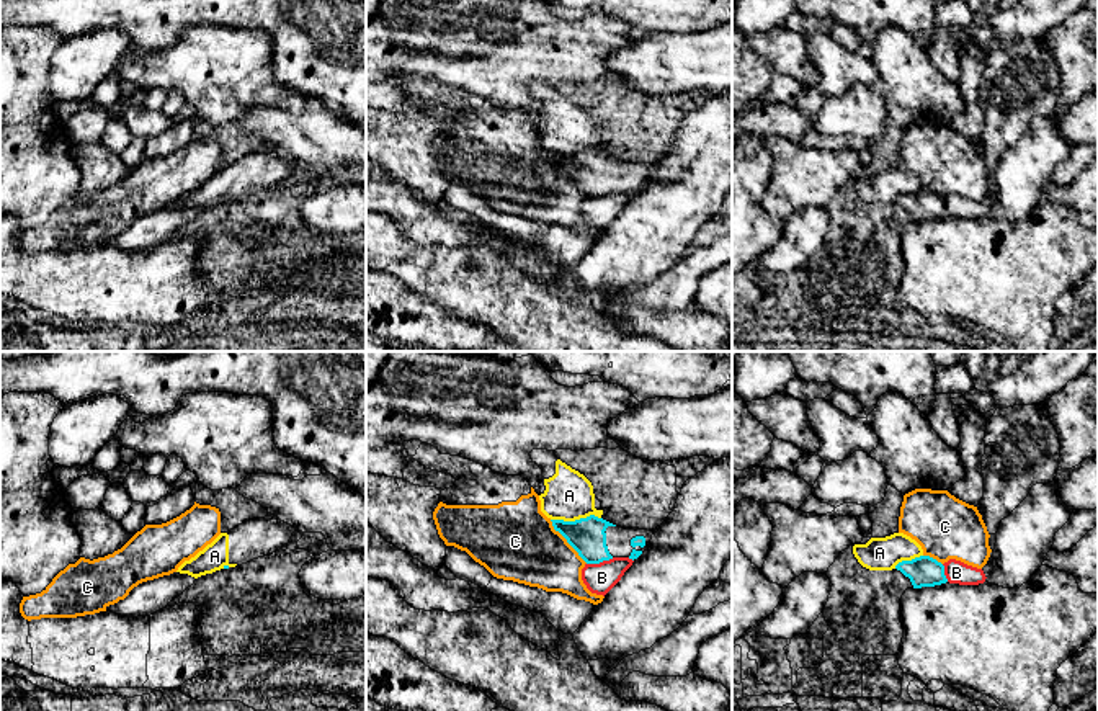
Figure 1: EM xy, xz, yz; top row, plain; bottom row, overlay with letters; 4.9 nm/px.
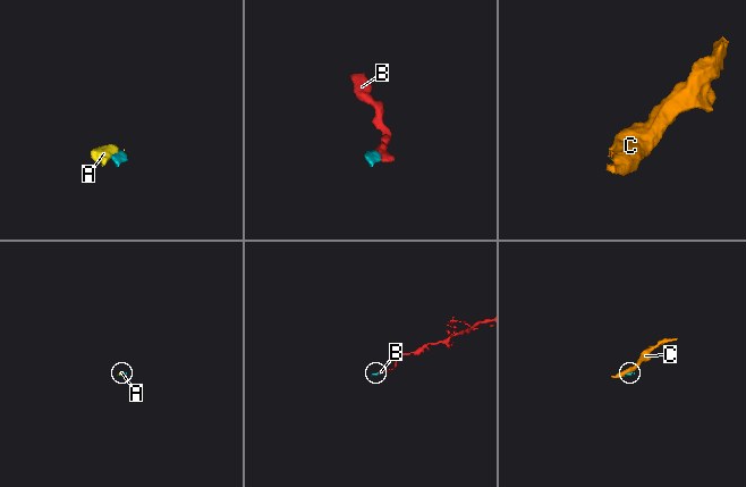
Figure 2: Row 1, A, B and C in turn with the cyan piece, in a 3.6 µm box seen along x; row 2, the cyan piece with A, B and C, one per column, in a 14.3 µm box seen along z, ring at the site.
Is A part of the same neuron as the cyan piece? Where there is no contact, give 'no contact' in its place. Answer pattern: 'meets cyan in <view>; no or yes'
meets cyan in xz; no

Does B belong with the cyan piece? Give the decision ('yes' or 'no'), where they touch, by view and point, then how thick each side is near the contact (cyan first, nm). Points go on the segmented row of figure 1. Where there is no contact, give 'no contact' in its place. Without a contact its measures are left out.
no; meets cyan in xz at (600, 561); 180 nm thick on the cyan side, 150 nm on the other

